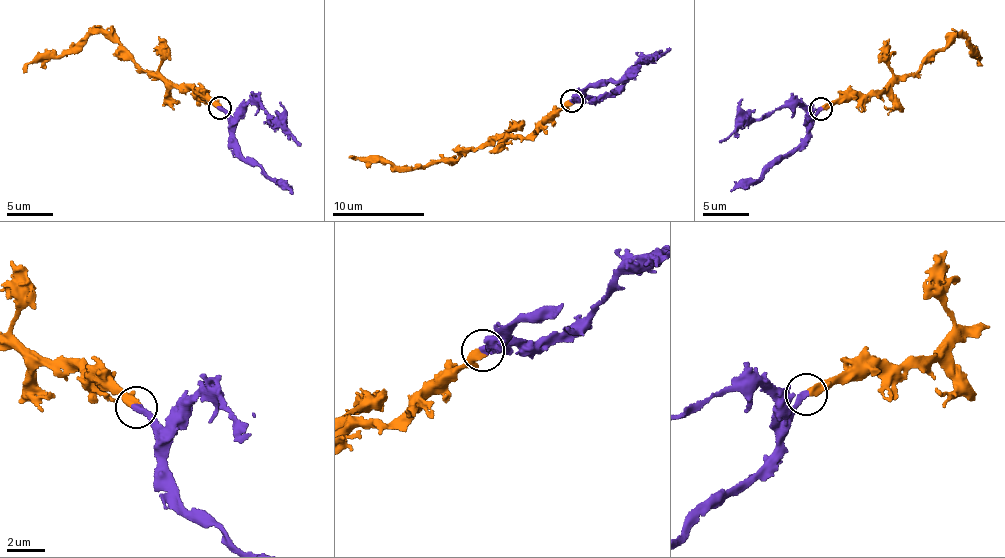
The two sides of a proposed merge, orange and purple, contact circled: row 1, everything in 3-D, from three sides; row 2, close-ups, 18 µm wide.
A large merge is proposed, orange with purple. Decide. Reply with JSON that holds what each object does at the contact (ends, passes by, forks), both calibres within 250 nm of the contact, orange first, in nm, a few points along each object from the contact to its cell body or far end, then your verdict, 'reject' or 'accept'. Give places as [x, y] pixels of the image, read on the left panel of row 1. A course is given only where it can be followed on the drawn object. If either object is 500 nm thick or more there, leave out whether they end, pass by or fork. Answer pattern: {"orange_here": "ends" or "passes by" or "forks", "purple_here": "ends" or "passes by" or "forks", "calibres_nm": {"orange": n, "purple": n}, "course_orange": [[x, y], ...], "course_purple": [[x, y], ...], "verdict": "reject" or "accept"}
{"orange_here": "ends", "purple_here": "ends", "calibres_nm": {"orange": 440, "purple": 360}, "course_orange": [[218, 109], [185, 86], [148, 77], [117, 38], [101, 32], [91, 31], [60, 56], [36, 56], [23, 72]], "course_purple": [[218, 107], [233, 115], [251, 103], [257, 104], [271, 121], [286, 123], [299, 144]], "verdict": "accept"}

